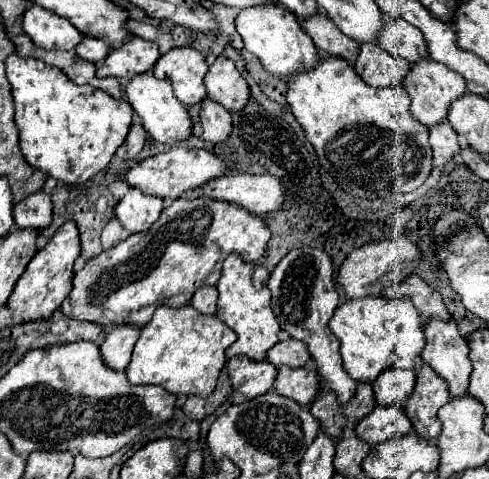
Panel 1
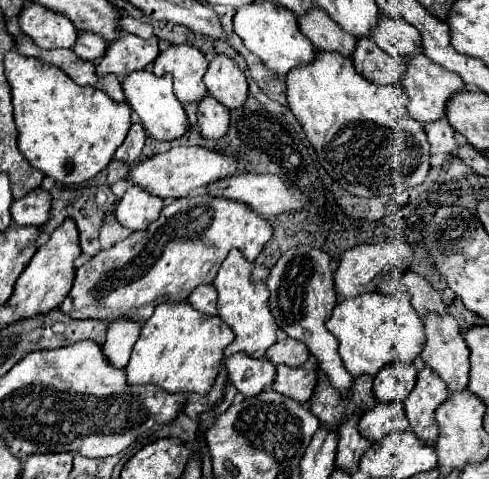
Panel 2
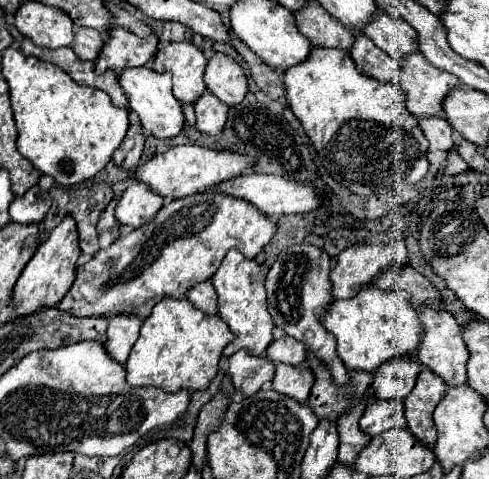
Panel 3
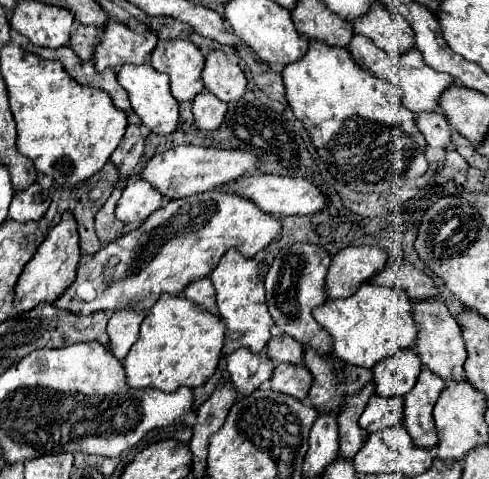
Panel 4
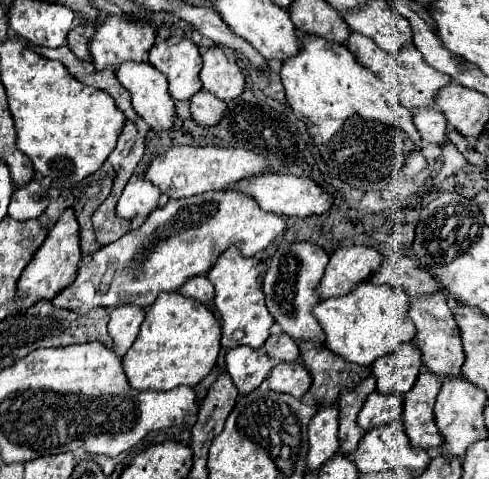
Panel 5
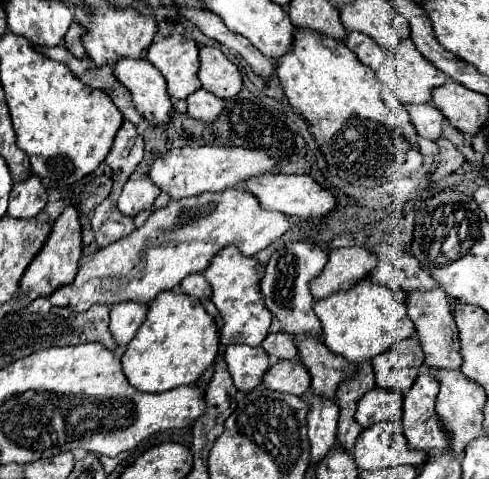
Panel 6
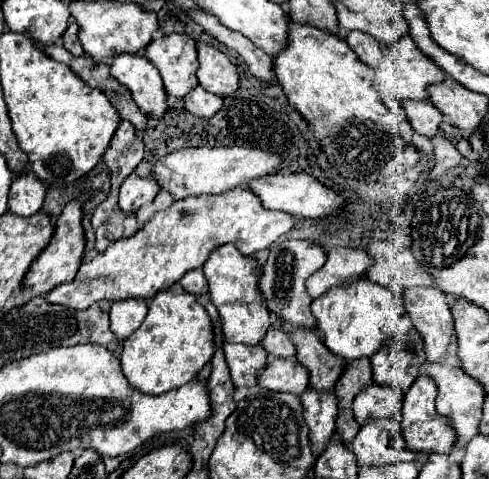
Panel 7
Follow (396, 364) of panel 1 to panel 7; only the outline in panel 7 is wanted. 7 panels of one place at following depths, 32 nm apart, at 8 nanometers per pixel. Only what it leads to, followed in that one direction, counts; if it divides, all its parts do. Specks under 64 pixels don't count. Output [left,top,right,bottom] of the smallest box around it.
[312,278,414,360]

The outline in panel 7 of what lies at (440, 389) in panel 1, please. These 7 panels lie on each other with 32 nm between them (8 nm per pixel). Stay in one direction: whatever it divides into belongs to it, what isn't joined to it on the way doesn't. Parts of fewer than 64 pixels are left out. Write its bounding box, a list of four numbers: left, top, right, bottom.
[402,374,456,454]

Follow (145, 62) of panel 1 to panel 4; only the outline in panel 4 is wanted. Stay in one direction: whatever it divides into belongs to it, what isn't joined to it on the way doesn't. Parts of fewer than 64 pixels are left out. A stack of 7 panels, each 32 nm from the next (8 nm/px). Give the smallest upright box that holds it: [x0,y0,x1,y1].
[94,22,158,72]

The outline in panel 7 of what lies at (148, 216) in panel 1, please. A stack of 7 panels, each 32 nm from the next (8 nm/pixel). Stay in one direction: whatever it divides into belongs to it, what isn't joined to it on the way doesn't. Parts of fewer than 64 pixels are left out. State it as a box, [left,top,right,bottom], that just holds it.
[118,174,160,214]

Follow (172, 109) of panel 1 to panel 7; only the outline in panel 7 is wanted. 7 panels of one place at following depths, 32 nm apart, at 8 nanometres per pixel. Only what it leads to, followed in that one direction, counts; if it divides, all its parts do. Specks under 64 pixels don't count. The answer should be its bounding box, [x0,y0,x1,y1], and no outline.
[110,56,166,120]

